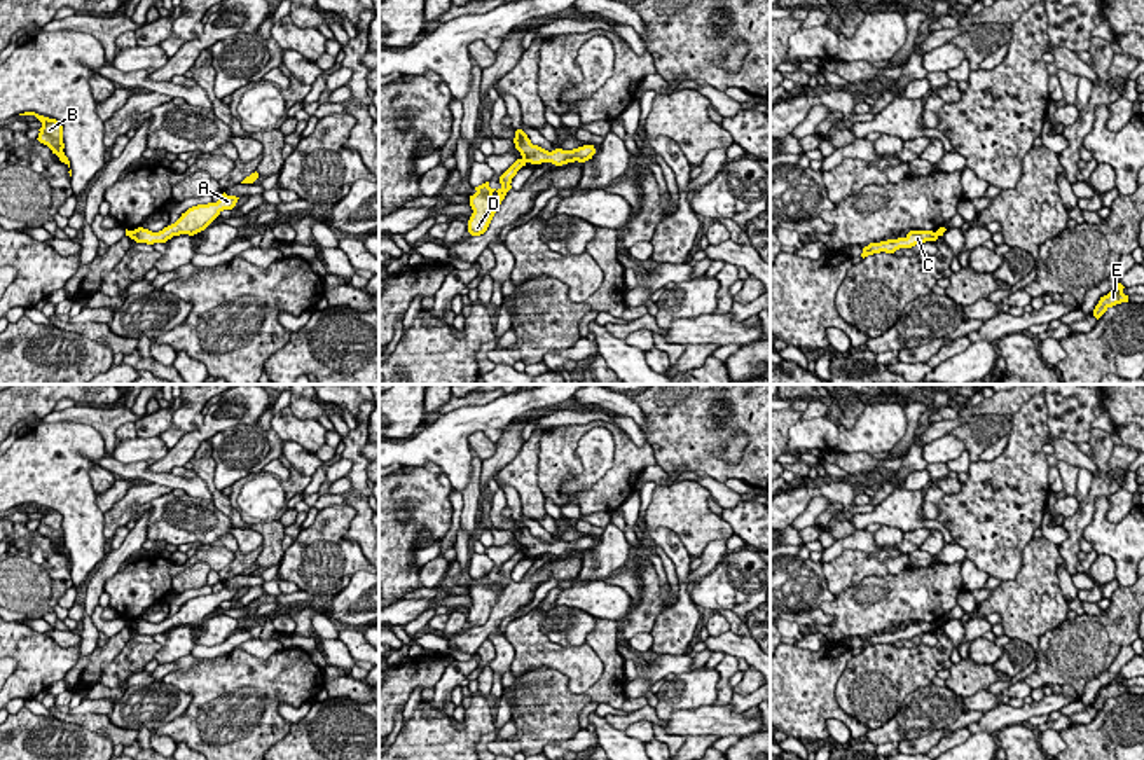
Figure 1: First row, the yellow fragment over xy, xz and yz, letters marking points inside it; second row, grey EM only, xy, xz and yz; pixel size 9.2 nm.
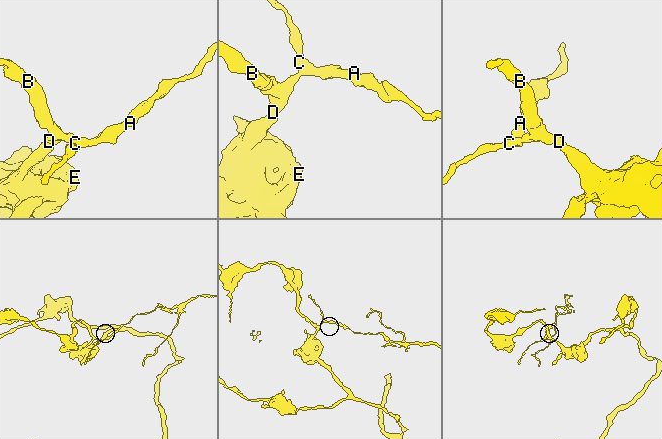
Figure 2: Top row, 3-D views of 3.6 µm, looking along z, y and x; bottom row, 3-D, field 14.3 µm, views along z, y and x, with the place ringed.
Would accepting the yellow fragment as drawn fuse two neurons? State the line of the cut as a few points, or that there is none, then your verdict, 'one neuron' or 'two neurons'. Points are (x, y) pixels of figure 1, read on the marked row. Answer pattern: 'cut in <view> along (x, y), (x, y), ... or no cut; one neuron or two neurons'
cut in xy along (133, 231), (130, 236); two neurons

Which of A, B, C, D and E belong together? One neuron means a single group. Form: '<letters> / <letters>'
A C / B D E

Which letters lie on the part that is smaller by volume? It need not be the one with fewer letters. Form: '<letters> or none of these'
A, C

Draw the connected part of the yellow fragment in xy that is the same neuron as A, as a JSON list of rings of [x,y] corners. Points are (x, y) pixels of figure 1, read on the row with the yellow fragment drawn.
[[[224,192],[217,203],[197,204],[189,208],[185,213],[182,213],[182,217],[175,224],[164,227],[159,232],[152,232],[143,227],[134,229],[131,239],[134,239],[136,243],[154,245],[166,243],[173,236],[180,234],[194,236],[204,231],[224,210],[232,210],[238,199],[239,197],[227,196]]]

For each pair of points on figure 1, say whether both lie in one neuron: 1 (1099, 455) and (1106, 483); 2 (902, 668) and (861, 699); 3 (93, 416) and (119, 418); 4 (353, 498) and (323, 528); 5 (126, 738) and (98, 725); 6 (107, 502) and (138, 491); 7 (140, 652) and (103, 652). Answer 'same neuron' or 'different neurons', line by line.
1: same neuron
2: same neuron
3: same neuron
4: different neurons
5: same neuron
6: different neurons
7: different neurons

